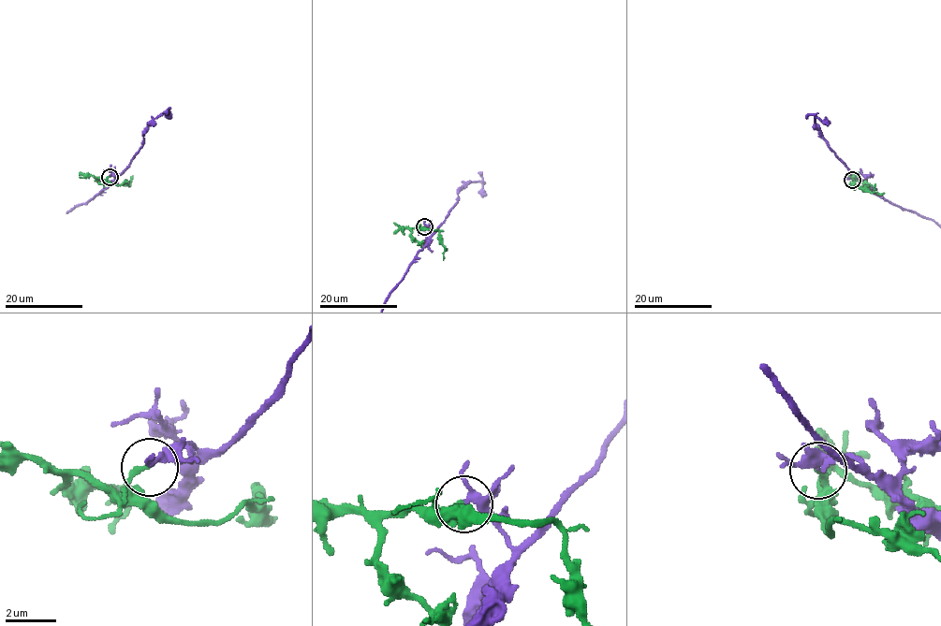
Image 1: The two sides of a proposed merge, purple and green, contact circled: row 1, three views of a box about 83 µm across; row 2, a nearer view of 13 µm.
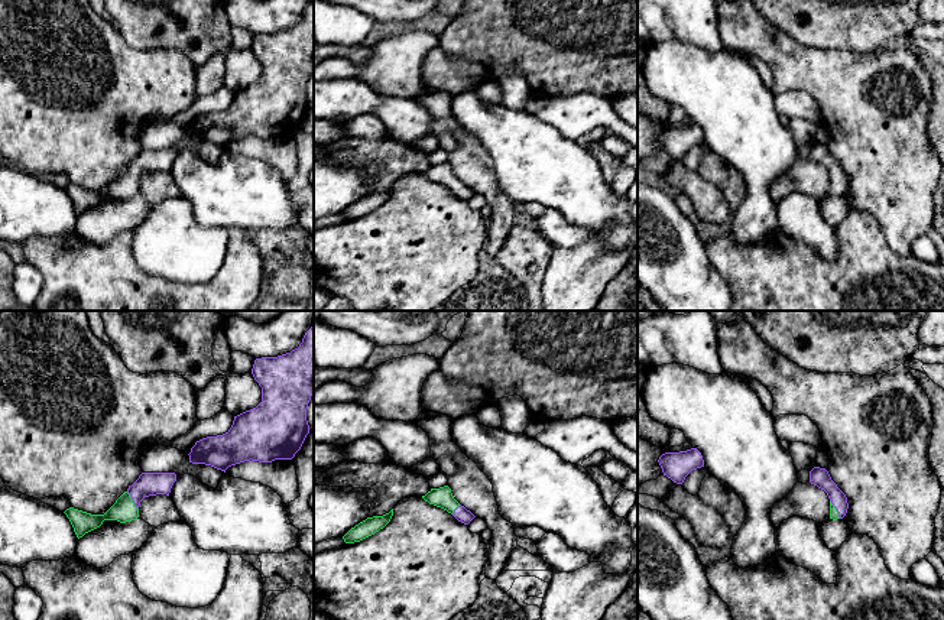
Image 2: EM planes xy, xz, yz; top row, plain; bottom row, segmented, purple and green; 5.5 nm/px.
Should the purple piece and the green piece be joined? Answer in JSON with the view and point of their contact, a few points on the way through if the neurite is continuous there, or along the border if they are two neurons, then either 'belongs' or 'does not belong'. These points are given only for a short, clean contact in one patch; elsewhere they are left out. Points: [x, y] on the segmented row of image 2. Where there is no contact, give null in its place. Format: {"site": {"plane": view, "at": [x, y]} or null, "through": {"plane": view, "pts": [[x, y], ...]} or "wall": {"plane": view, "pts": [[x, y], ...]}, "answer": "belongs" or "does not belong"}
{"site": {"plane": "xy", "at": [132, 499]}, "wall": {"plane": "xy", "pts": [[126, 492], [138, 509]]}, "answer": "does not belong"}

